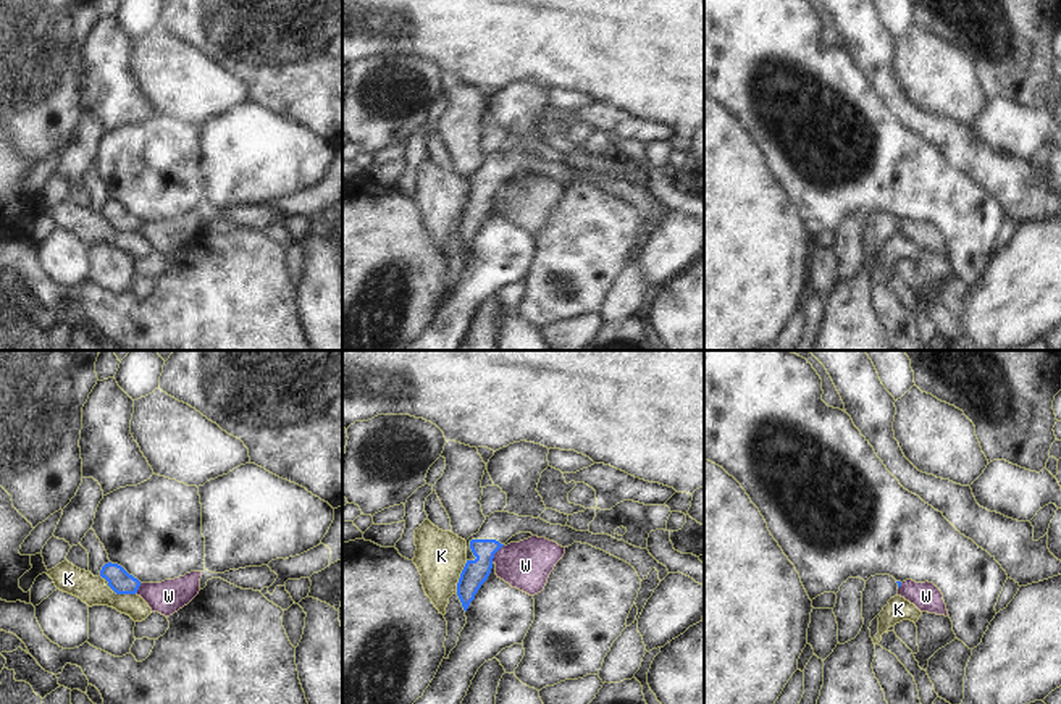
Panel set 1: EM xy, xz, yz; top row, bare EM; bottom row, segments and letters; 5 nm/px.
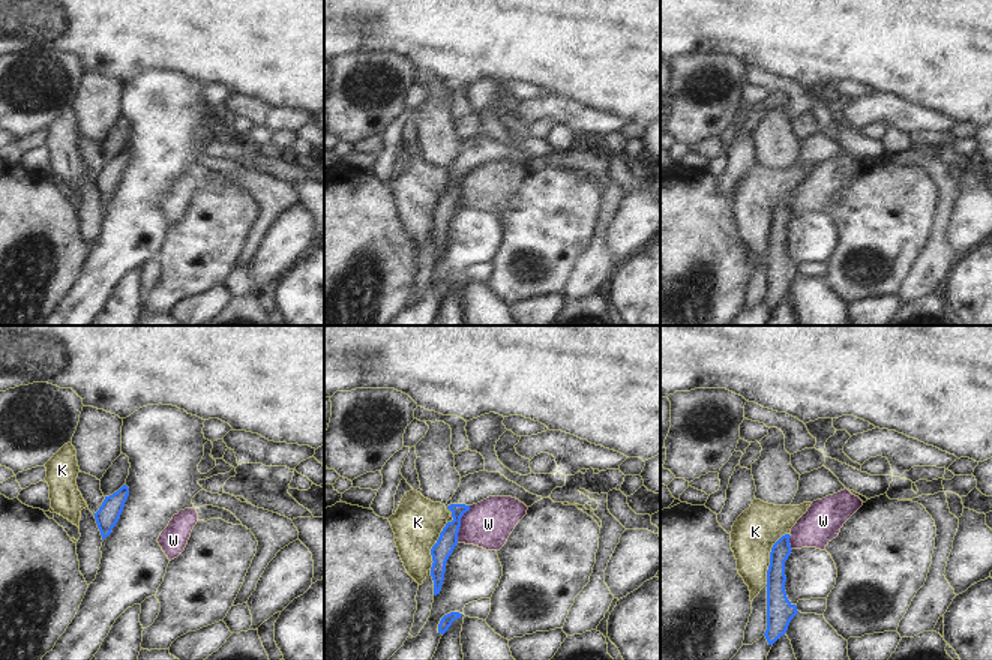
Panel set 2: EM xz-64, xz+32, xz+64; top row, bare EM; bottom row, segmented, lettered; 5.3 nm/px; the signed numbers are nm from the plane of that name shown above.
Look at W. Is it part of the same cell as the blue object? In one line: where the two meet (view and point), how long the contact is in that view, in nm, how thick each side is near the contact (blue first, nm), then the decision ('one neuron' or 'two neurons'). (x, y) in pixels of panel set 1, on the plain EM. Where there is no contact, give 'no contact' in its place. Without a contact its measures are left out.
contact xz (494, 191); length 110 nm; calibres 130 and 240 nm; two neurons

